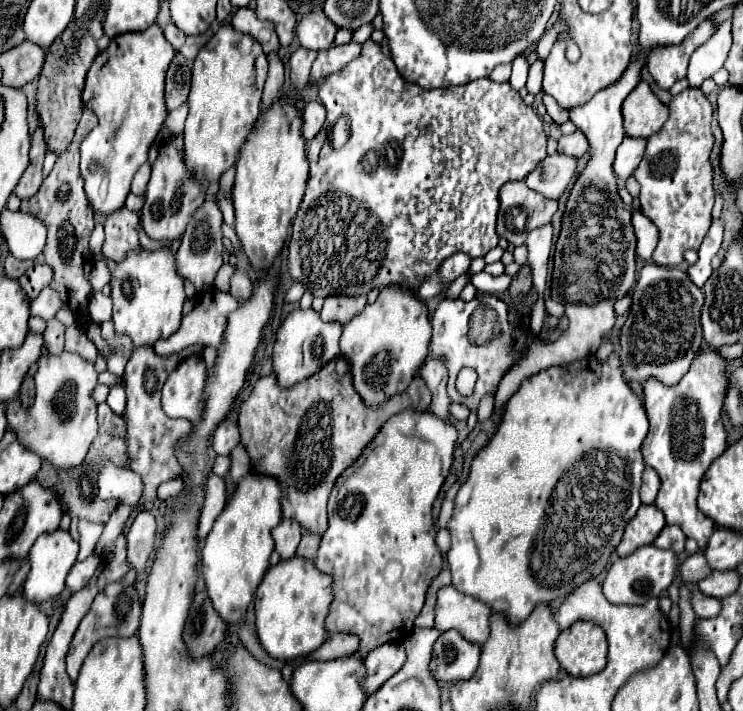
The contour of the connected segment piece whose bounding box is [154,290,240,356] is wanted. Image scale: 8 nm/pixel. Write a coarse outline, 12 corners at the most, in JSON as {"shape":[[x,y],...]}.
{"shape":[[228,292],[198,296],[180,330],[154,344],[176,354],[192,344],[218,348],[228,314],[240,302]]}

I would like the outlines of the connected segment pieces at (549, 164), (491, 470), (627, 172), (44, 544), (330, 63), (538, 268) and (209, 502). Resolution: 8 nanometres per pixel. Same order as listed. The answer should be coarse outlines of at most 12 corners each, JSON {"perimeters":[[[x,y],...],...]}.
{"perimeters":[[[548,154],[526,184],[558,200],[574,180],[578,160]],[[620,360],[508,400],[448,522],[512,626],[596,578],[648,418]],[[624,136],[616,150],[614,174],[632,176],[646,150],[644,138]],[[42,534],[28,554],[24,598],[44,602],[66,586],[78,542]],[[360,44],[322,50],[310,70],[310,88],[344,68]],[[552,224],[528,236],[528,264],[532,284],[544,292],[548,260],[552,254]],[[210,474],[204,484],[196,536],[204,540],[226,506],[226,484]]]}

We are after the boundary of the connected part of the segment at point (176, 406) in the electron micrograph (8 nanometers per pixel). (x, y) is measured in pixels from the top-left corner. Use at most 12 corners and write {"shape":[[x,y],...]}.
{"shape":[[184,360],[162,388],[170,418],[198,422],[204,410],[206,364]]}

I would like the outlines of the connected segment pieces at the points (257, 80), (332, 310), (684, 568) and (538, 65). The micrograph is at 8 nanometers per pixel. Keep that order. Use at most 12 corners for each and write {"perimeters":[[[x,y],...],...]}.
{"perimeters":[[[222,26],[192,66],[184,164],[218,182],[260,116],[268,60]],[[328,296],[320,316],[342,326],[368,304],[366,296]],[[702,552],[688,556],[680,564],[684,584],[706,578],[712,570]],[[542,62],[530,68],[526,88],[530,94],[542,90]]]}

